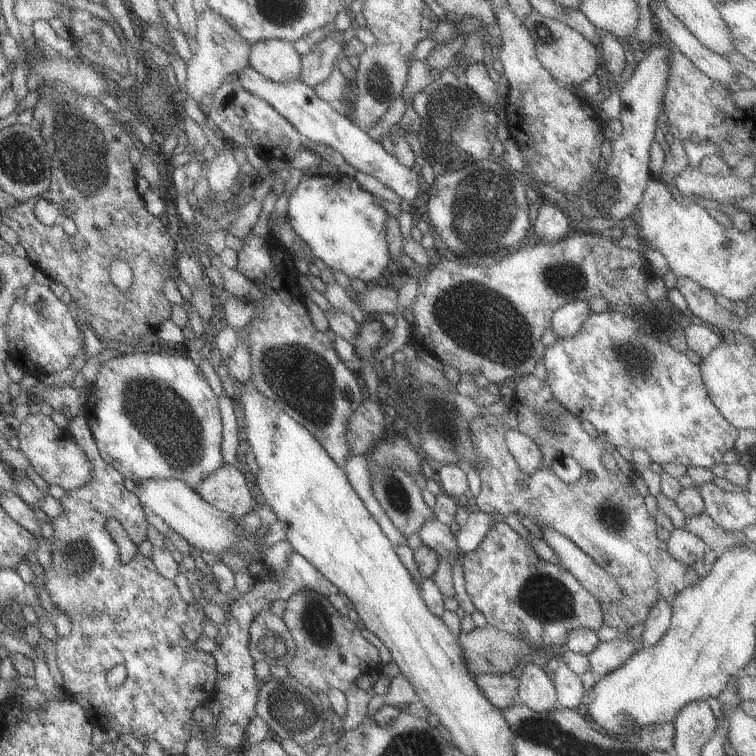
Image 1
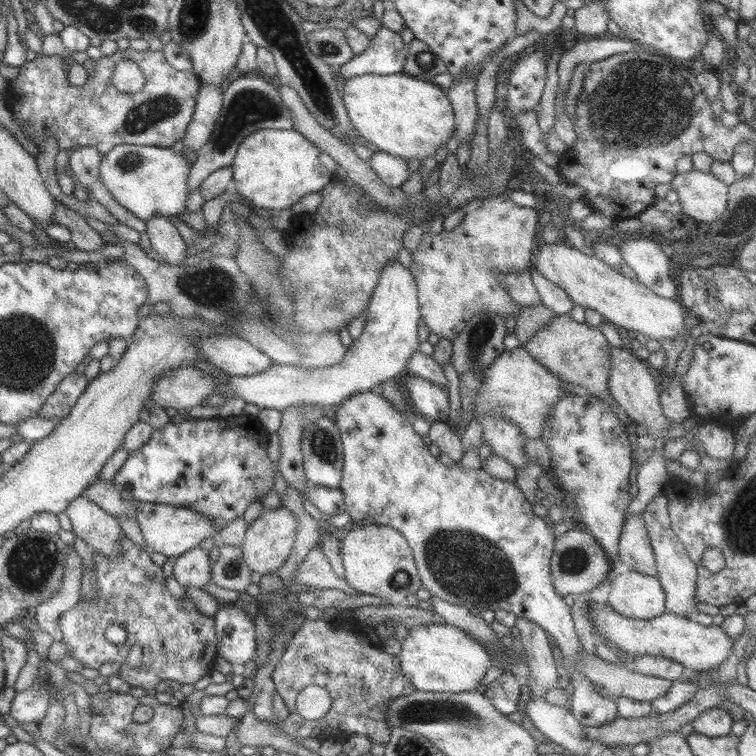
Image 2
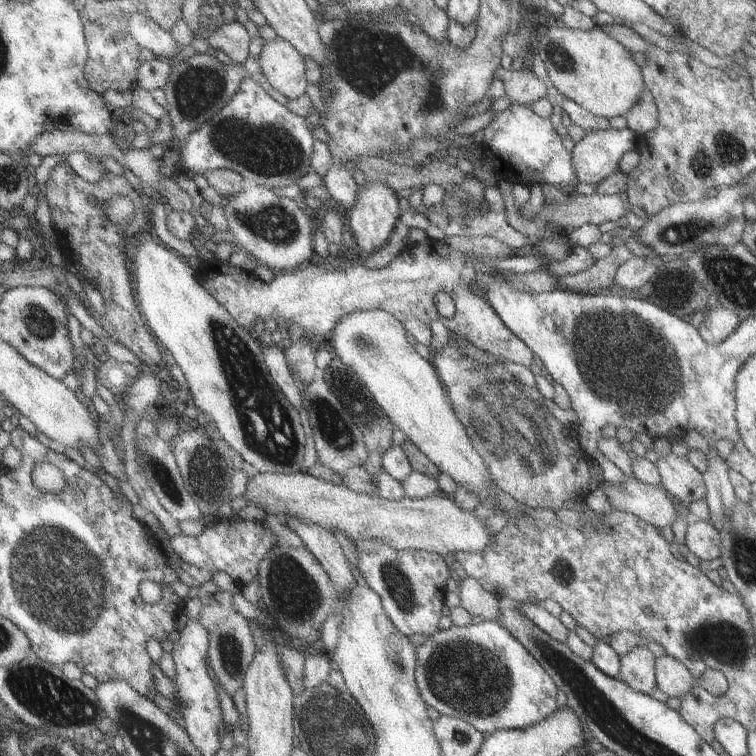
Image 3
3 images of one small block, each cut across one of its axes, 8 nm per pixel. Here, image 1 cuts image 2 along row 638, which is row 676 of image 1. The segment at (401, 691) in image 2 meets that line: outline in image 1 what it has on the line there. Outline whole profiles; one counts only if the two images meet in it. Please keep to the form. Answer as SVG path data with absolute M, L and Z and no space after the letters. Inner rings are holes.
M301 591L287 597L283 615L296 644L295 656L286 664L289 676L314 694L326 694L330 688L341 692L356 687L355 680L363 673L379 669L379 655L346 614L340 613L323 595Z

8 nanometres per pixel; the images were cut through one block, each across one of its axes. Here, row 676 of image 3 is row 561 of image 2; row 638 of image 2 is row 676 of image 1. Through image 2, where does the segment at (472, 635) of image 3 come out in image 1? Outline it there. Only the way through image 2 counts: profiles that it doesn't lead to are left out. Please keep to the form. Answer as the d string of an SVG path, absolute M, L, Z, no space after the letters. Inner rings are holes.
M563 662L552 664L551 670L551 682L556 694L554 708L577 710L584 691L579 677Z

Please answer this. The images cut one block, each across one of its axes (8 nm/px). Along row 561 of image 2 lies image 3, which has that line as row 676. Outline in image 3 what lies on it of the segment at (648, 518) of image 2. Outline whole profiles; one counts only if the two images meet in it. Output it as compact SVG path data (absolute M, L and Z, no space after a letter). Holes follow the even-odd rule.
M663 655L655 658L654 683L668 697L678 697L687 694L697 684L697 680L693 680L689 670L679 660Z

